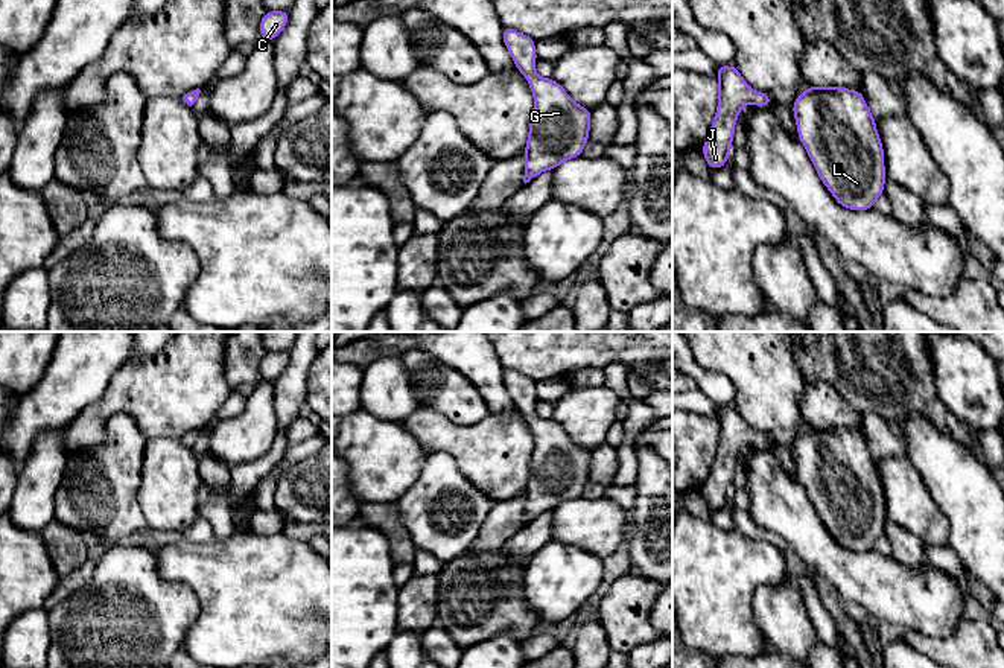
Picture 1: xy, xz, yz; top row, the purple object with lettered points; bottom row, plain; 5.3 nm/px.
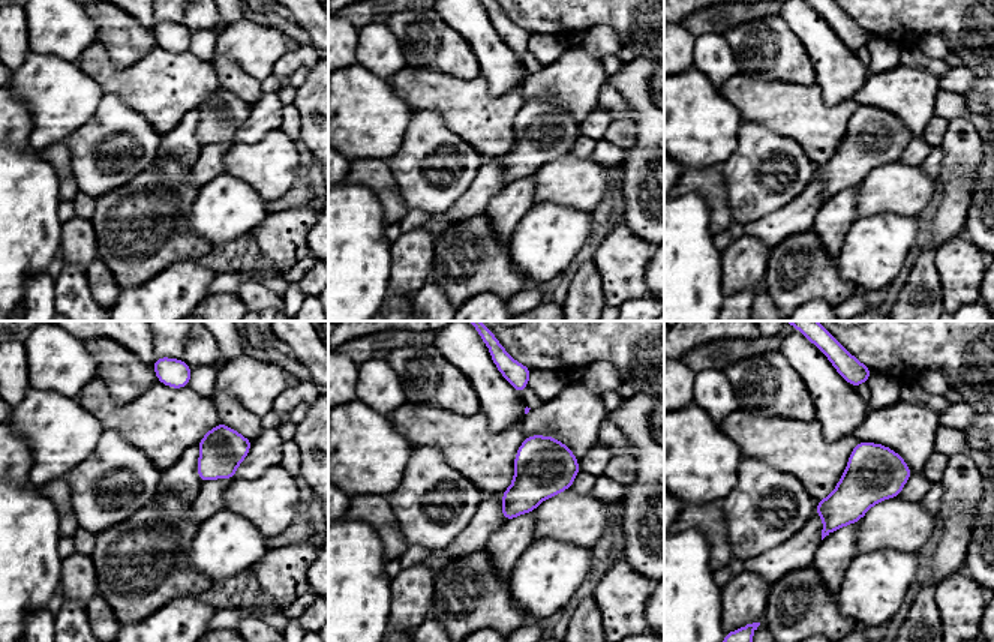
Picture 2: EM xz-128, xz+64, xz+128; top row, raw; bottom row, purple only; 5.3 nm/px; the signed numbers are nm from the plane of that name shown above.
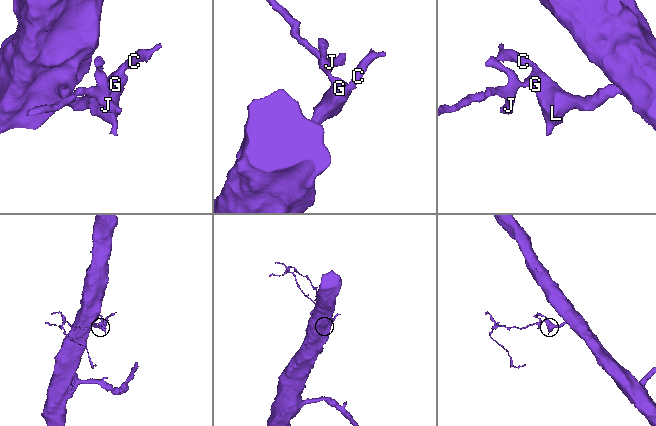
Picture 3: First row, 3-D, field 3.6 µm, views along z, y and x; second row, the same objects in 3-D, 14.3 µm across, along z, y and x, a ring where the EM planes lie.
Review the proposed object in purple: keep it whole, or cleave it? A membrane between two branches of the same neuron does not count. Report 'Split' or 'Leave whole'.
Leave whole

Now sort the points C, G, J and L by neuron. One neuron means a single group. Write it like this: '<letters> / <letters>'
C G J L

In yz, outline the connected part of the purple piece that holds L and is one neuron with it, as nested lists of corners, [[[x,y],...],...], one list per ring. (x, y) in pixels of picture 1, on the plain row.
[[[809,426],[793,443],[797,476],[818,519],[844,549],[873,549],[884,536],[884,487],[859,431]]]

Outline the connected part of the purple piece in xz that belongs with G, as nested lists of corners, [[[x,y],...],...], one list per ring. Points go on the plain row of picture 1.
[[[502,368],[502,382],[534,437],[525,485],[526,525],[539,514],[554,511],[566,501],[583,495],[589,481],[592,452],[573,443],[557,421],[535,414],[537,393],[531,377]]]

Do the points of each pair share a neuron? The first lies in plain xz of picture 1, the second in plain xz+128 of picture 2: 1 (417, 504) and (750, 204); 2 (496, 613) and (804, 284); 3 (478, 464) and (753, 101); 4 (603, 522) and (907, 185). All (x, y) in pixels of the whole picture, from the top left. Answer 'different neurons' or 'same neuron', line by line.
1: same neuron
2: same neuron
3: same neuron
4: same neuron

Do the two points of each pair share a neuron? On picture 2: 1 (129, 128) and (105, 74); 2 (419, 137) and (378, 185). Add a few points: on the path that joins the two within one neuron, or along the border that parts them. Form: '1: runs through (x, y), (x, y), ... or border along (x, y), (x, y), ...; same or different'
1: border along (104, 93), (120, 95), (143, 116); different
2: border along (387, 159), (404, 203); different

